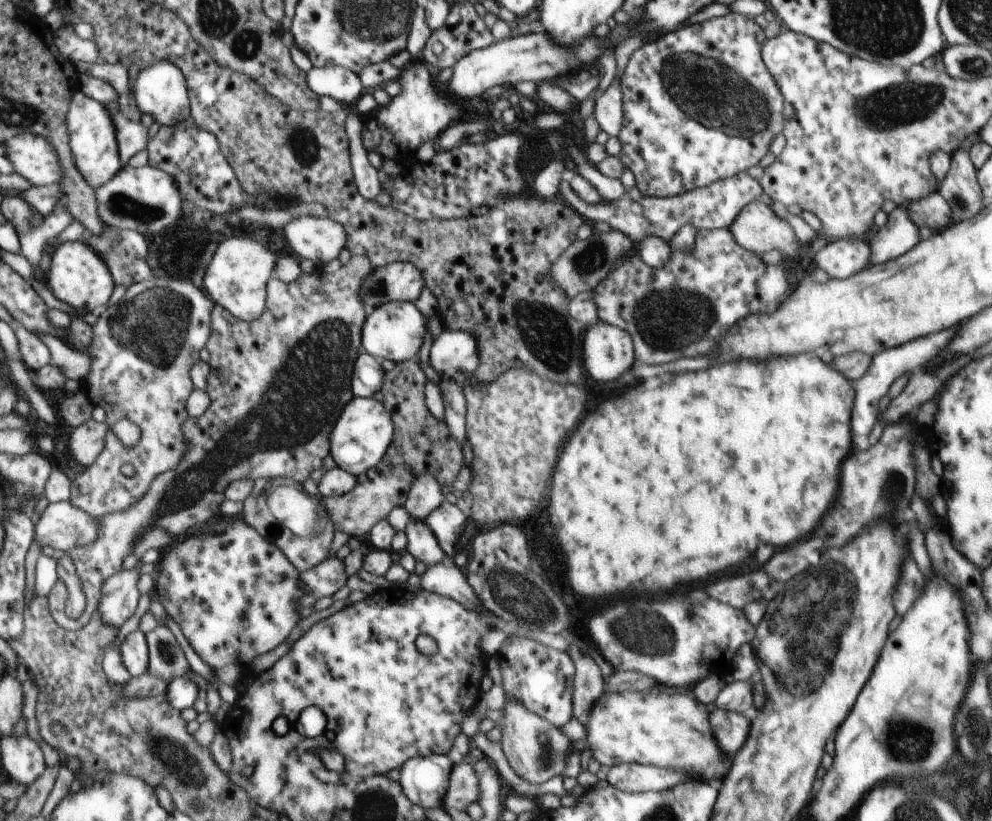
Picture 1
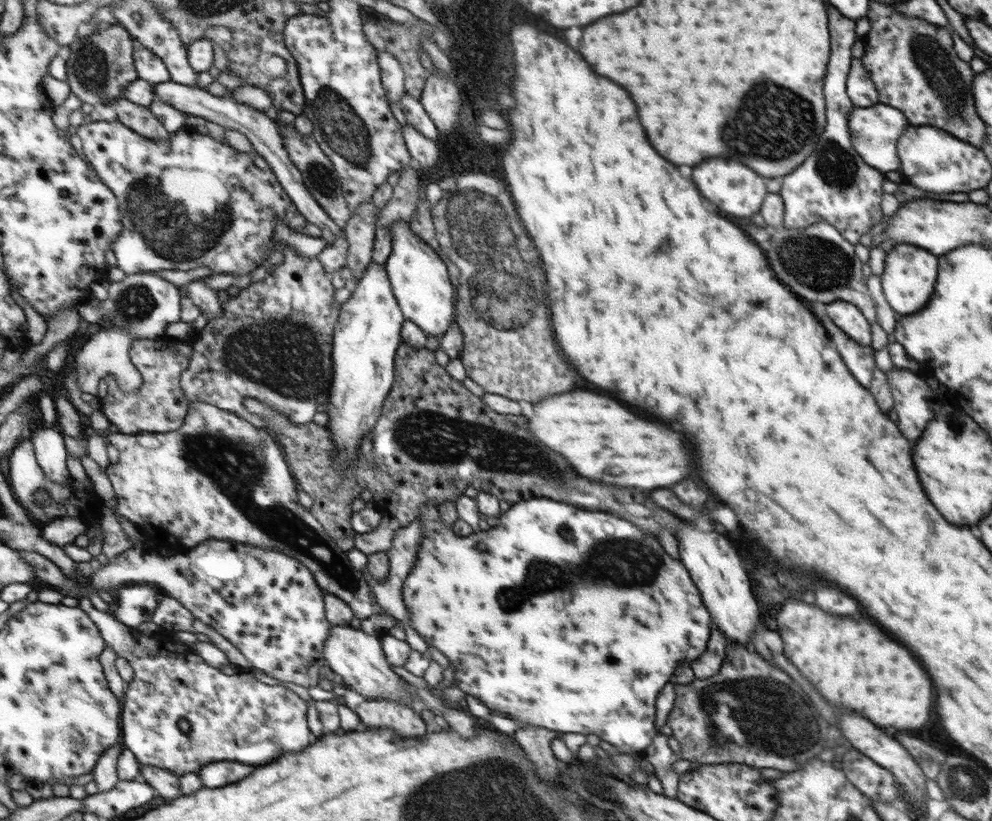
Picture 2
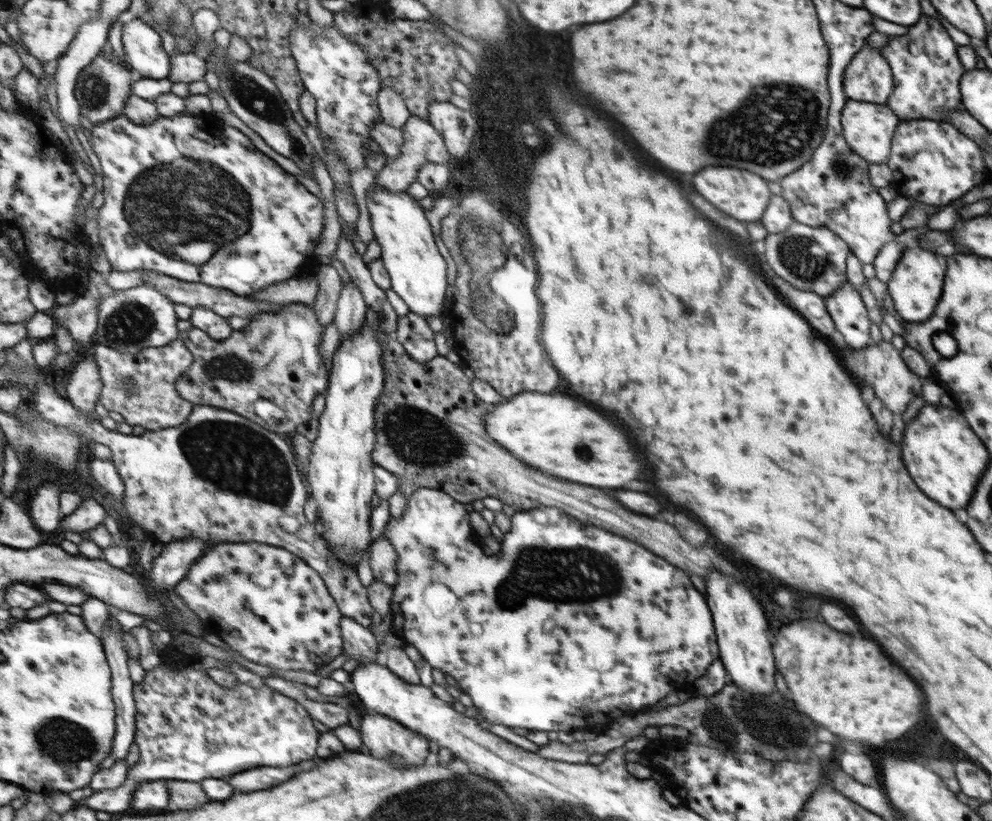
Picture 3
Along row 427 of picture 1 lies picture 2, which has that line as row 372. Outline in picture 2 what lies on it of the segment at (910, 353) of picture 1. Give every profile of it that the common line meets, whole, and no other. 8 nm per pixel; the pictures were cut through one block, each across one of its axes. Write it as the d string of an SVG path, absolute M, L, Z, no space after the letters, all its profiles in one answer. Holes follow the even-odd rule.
M828 315L822 316L822 322L824 322L828 334L831 335L832 342L836 343L840 354L843 355L848 370L852 371L852 374L855 374L864 386L870 386L875 368L873 348L862 346L849 338L840 328L837 328Z

